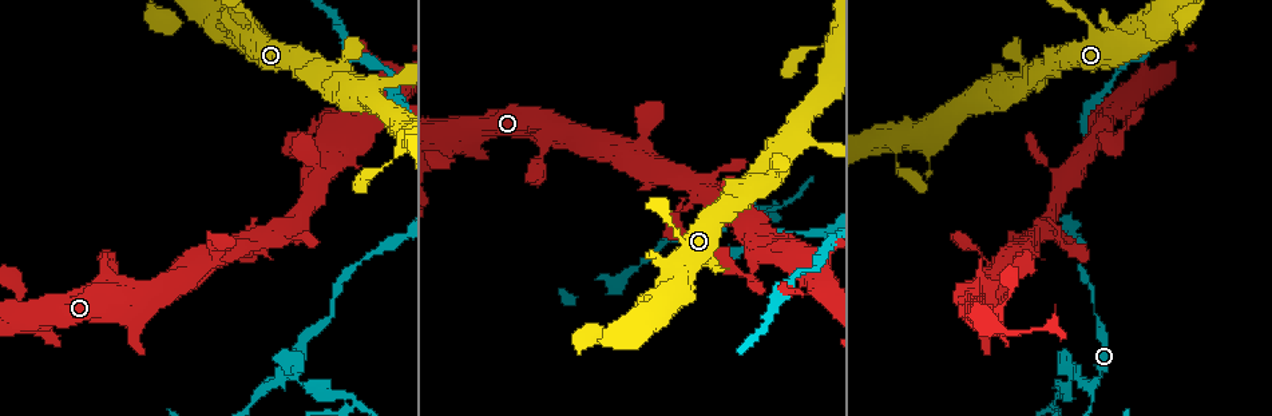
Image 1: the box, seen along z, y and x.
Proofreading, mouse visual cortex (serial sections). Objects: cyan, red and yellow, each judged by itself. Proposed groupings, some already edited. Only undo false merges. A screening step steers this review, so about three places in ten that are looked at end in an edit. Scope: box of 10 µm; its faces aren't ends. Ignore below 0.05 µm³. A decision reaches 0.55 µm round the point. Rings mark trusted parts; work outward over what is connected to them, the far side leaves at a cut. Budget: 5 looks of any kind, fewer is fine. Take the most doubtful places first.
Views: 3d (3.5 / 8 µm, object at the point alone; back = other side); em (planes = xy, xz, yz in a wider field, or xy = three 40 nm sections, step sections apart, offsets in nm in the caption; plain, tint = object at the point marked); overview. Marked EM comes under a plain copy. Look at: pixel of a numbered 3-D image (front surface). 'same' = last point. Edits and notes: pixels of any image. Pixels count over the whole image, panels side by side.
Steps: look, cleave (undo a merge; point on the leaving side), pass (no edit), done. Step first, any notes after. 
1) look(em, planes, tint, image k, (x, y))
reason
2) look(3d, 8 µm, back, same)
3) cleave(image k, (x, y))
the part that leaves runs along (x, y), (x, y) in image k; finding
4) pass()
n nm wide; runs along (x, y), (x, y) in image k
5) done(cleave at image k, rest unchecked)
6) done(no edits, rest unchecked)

look(3d, 3.5 µm, image 1, (331, 304))
narrows sharply

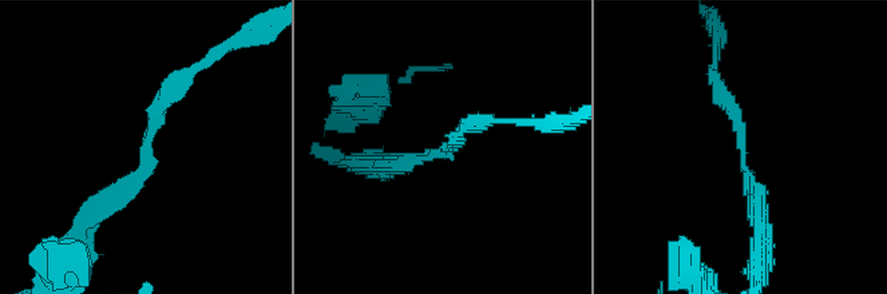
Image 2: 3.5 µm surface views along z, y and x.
pass()
runs along (88, 218), (142, 173), (158, 103), (179, 83) in image 2; one cell here

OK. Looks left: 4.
look(3d, 3.5 µm, image 1, (1124, 132))
thin neck

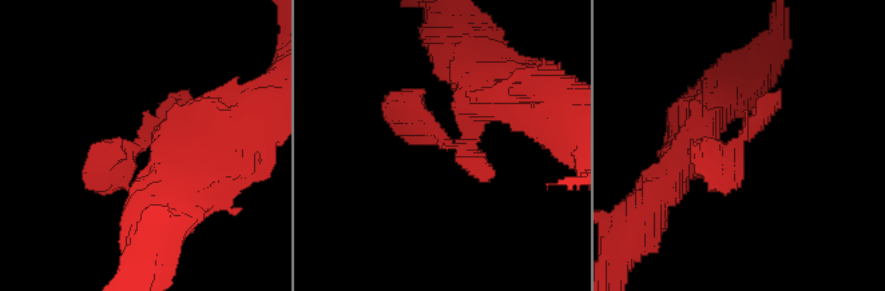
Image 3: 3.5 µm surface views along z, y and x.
look(em, xy, step 1, tint, image 3, (450, 145))
need the tissue

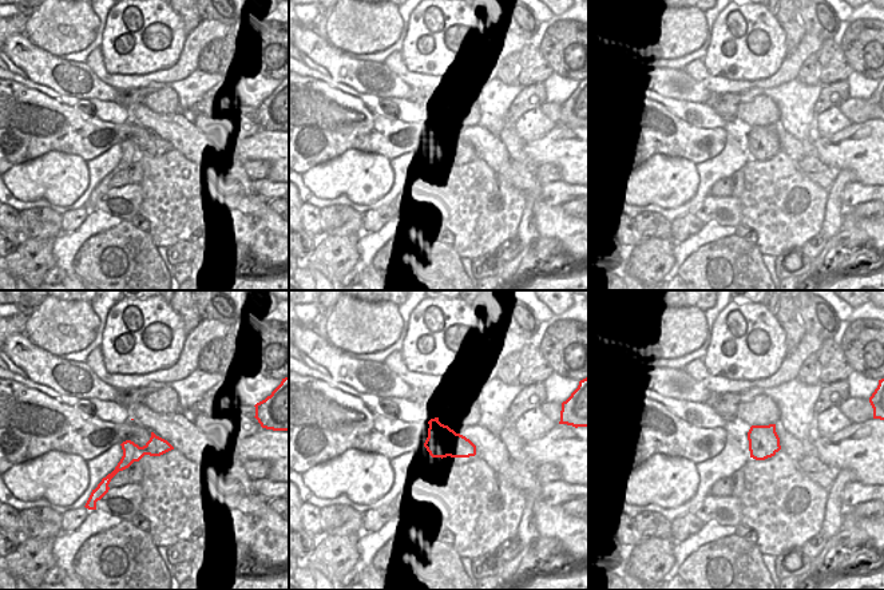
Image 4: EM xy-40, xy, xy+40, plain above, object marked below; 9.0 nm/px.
cleave(image 3, (476, 160))
the part that leaves runs along (464, 140), (451, 143), (381, 106) in image 3; a second cell is stuck on

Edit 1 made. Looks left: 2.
done(cleave at image 3, rest unchecked)

